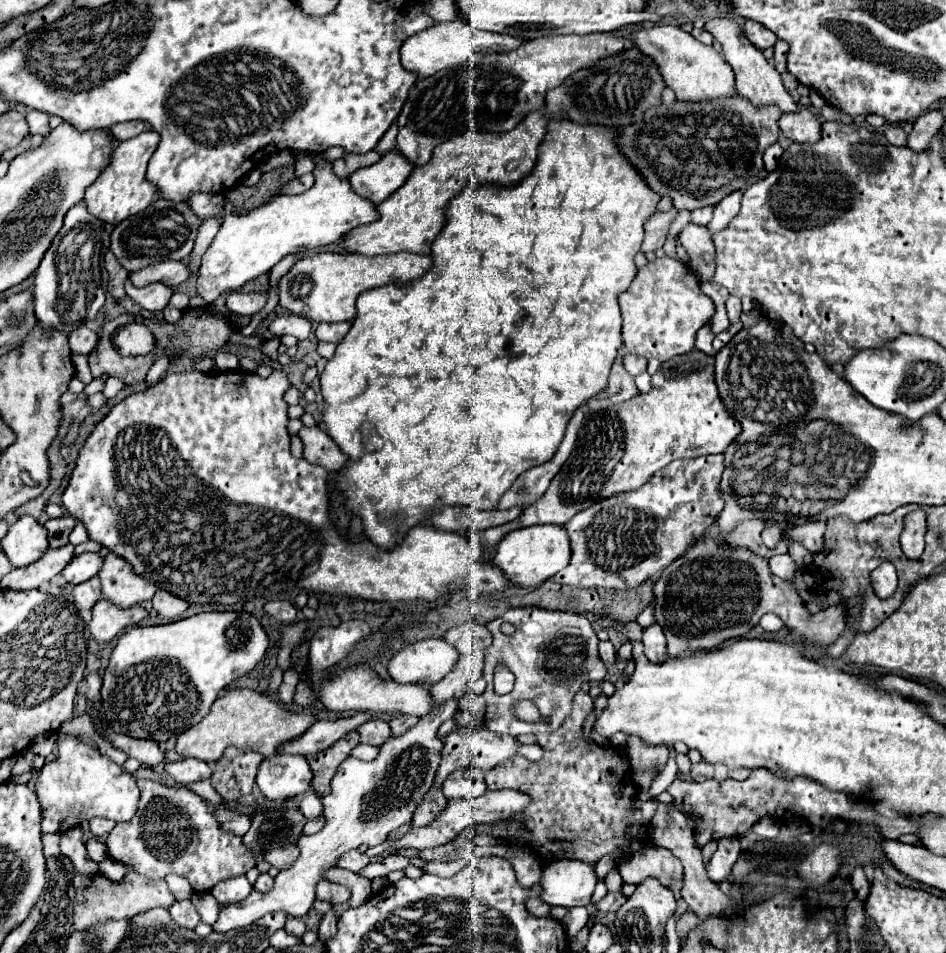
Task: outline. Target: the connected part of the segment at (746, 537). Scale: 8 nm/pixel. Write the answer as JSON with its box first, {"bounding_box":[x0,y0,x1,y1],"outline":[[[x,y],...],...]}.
{"bounding_box":[728,520,792,558],"outline":[[[760,520],[742,522],[736,530],[732,530],[732,536],[728,536],[730,546],[732,548],[748,548],[756,556],[762,556],[762,558],[772,558],[776,554],[788,552],[788,544],[792,543],[790,542],[790,534],[786,534],[776,548],[766,548],[760,538],[760,532],[764,530],[764,526],[766,524]]]}

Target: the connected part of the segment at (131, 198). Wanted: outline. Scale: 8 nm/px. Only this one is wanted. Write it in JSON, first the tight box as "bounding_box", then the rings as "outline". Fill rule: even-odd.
{"bounding_box":[84,130,160,224],"outline":[[[146,130],[146,132],[138,134],[136,138],[120,142],[114,148],[108,168],[102,170],[102,174],[96,178],[96,182],[86,188],[84,204],[88,206],[90,214],[94,214],[96,218],[100,218],[104,222],[118,224],[118,222],[126,220],[128,216],[142,212],[144,208],[148,208],[154,202],[154,198],[158,196],[158,188],[152,182],[148,182],[146,166],[148,166],[150,156],[154,154],[158,142],[160,142],[158,132]]]}

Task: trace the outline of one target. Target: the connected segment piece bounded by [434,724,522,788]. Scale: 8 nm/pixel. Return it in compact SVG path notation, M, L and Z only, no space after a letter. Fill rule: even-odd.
M484 724L452 730L442 748L442 762L436 772L434 788L442 788L448 774L468 768L470 756L516 756L522 748L514 736L496 736Z

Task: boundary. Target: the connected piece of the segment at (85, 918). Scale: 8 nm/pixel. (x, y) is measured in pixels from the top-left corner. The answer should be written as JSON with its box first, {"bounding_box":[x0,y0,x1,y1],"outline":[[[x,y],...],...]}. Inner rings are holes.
{"bounding_box":[74,872,174,930],"outline":[[[130,872],[122,878],[122,884],[116,884],[104,876],[74,876],[76,888],[76,904],[74,904],[74,928],[84,930],[92,924],[102,924],[108,918],[122,920],[138,916],[140,912],[148,912],[152,908],[170,908],[174,902],[174,894],[170,892],[166,880],[150,880],[140,876],[138,872]]]}

